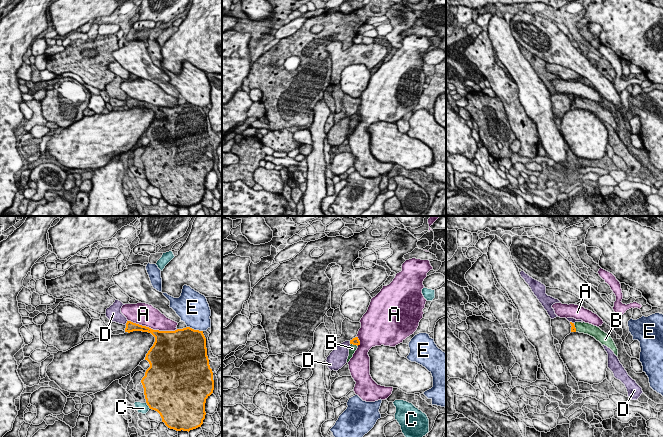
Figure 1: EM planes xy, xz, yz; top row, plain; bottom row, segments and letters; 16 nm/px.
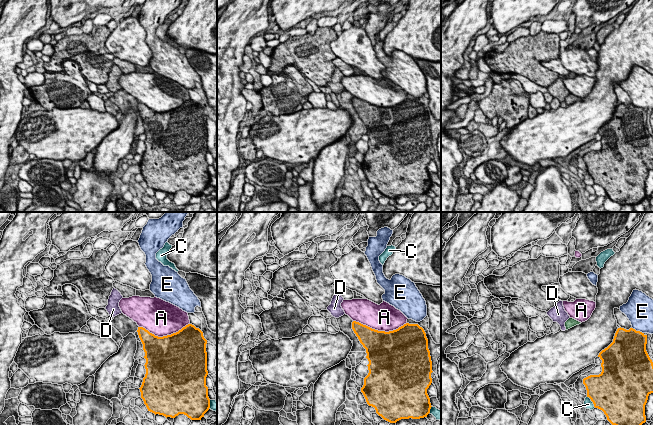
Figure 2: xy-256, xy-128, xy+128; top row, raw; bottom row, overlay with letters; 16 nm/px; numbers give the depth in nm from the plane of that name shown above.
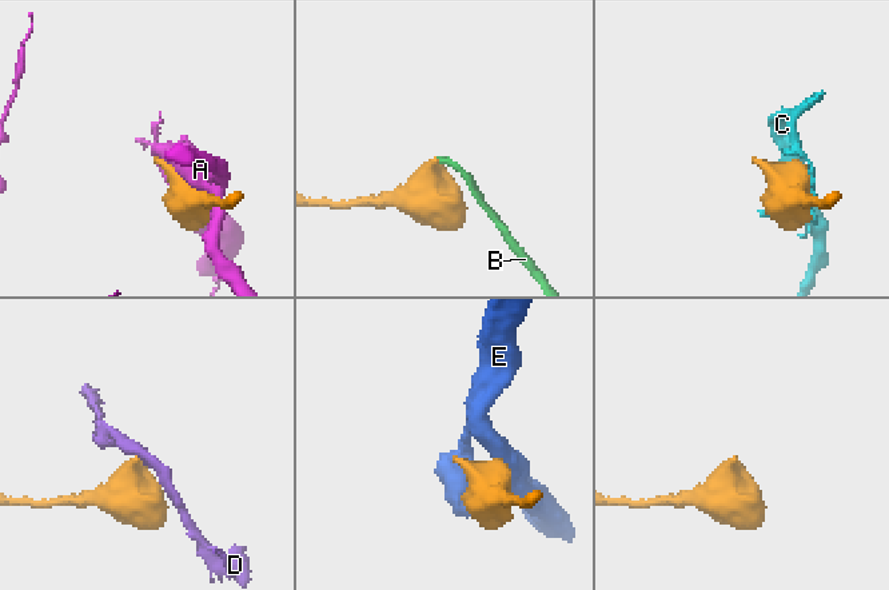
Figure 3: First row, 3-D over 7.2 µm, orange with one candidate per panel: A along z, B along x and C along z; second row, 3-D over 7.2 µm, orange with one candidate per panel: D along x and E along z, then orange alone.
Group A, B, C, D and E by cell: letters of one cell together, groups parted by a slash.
A / B / C / D / E

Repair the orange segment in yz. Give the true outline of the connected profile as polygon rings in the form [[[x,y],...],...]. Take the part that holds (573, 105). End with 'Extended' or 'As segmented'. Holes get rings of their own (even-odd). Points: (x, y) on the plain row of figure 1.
[[[575,98],[571,100],[571,108],[579,108],[579,109],[584,109],[588,110],[592,113],[594,113],[597,117],[599,117],[602,121],[607,122],[610,124],[616,132],[618,132],[618,125],[611,114],[611,112],[604,107],[602,107],[599,103],[594,102],[589,99],[585,98]]]. Extended

